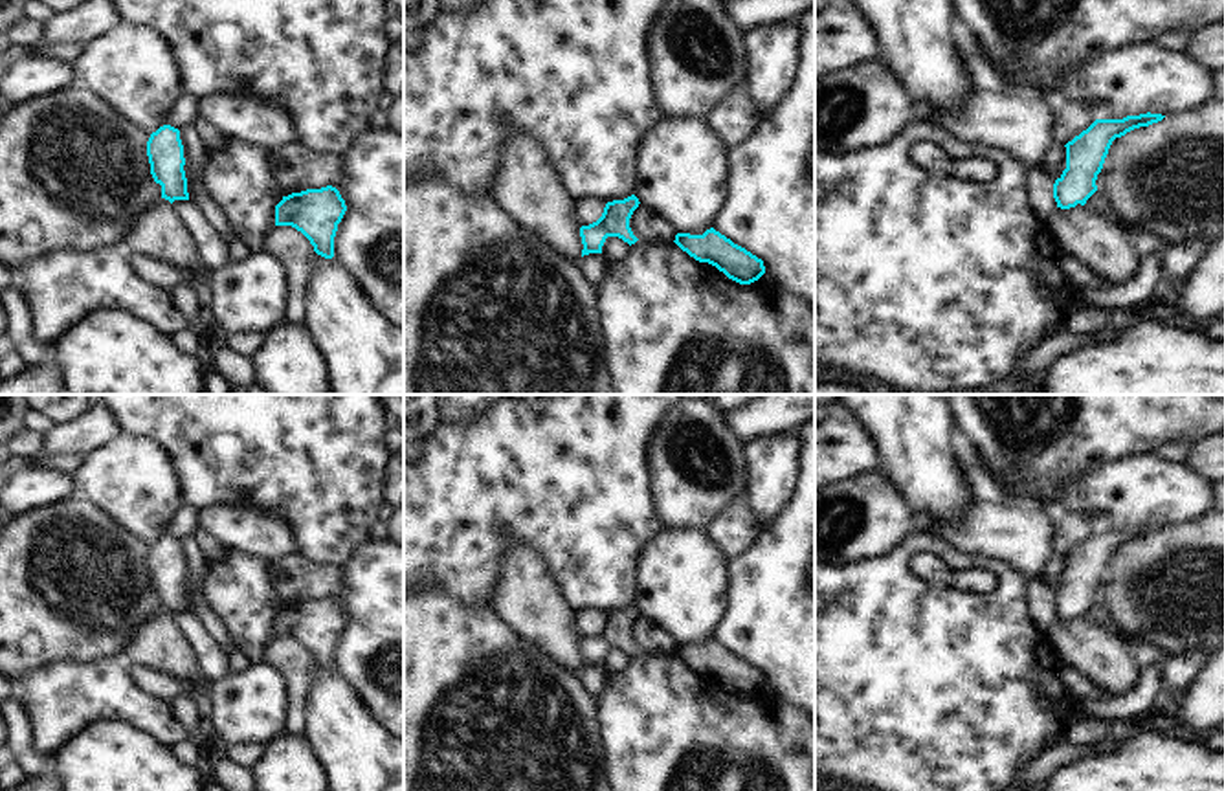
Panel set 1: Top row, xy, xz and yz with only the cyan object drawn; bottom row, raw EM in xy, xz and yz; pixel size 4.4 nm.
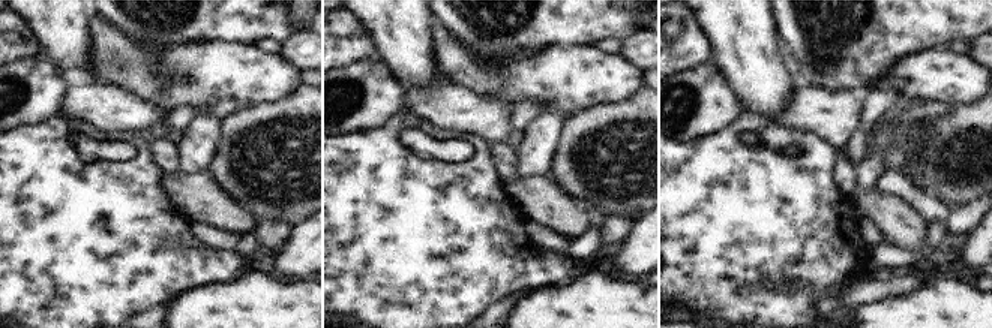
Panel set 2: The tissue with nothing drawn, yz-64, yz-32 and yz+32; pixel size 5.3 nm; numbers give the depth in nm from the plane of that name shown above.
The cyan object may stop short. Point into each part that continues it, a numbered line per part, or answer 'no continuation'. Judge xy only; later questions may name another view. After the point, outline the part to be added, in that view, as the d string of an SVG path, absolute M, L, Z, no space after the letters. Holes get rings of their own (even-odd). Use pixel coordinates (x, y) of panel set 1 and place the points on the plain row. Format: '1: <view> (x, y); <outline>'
no continuation

